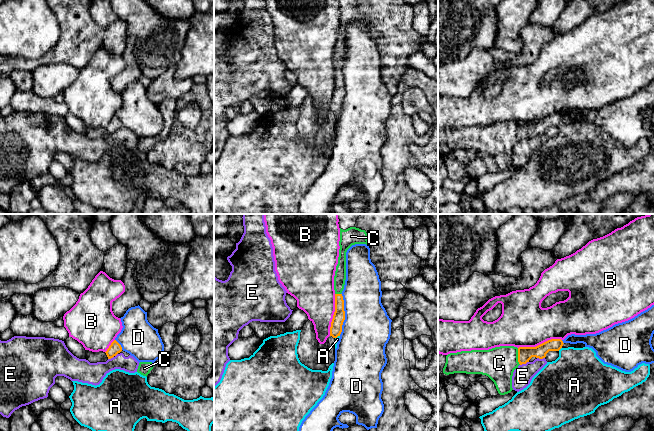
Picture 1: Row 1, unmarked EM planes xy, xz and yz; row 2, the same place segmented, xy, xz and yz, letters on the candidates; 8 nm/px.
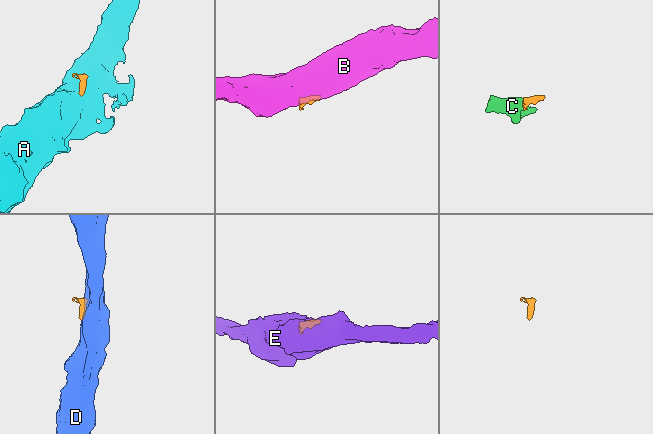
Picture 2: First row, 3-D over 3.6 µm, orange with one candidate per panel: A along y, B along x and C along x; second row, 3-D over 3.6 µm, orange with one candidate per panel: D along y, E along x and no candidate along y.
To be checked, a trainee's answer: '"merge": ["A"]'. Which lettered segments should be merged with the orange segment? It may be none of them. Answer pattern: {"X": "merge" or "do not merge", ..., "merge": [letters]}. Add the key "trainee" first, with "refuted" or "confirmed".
{"trainee": "refuted", "A": "do not merge", "B": "do not merge", "C": "merge", "D": "do not merge", "E": "do not merge", "merge": ["C"]}

